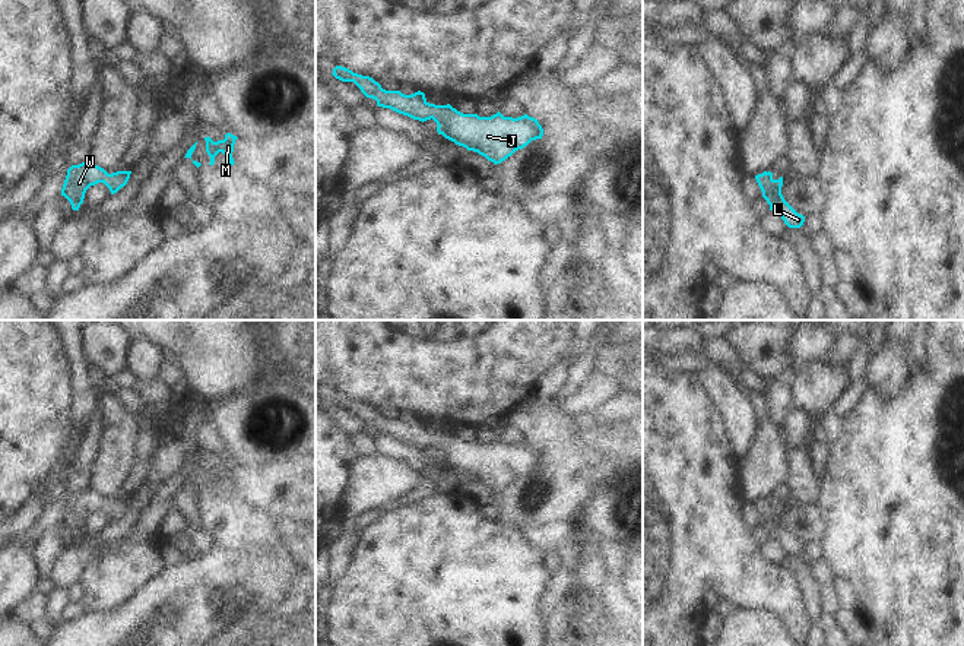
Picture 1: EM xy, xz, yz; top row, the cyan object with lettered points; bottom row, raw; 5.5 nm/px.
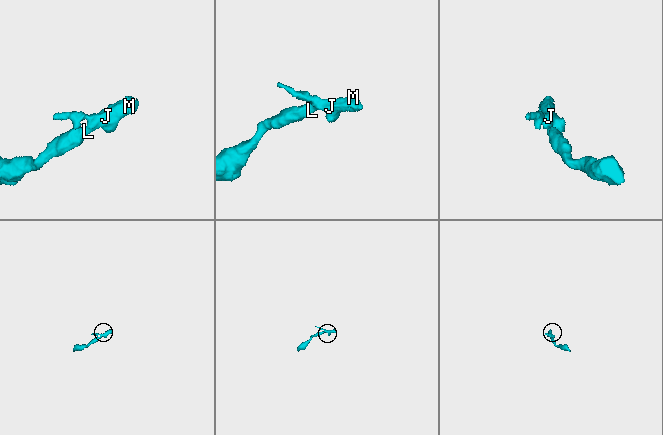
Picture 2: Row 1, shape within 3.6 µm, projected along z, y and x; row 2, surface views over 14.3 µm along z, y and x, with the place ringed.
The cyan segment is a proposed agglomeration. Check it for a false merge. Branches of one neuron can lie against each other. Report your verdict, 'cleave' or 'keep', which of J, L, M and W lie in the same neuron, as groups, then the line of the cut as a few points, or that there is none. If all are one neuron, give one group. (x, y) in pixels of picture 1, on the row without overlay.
keep; groups J L M W; cut none

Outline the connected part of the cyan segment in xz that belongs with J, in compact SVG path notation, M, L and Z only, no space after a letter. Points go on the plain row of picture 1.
M336 393L332 402L342 409L353 409L367 425L375 427L378 434L422 450L432 446L438 453L438 462L467 478L478 479L495 493L543 463L539 449L527 441L517 446L504 444L500 438L491 444L463 441L450 431L429 431L421 418L412 422L386 418L372 405L342 393Z

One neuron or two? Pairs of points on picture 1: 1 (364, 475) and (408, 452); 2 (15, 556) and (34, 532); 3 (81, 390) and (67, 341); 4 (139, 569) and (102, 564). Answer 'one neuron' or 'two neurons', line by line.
1: two neurons
2: two neurons
3: one neuron
4: one neuron

